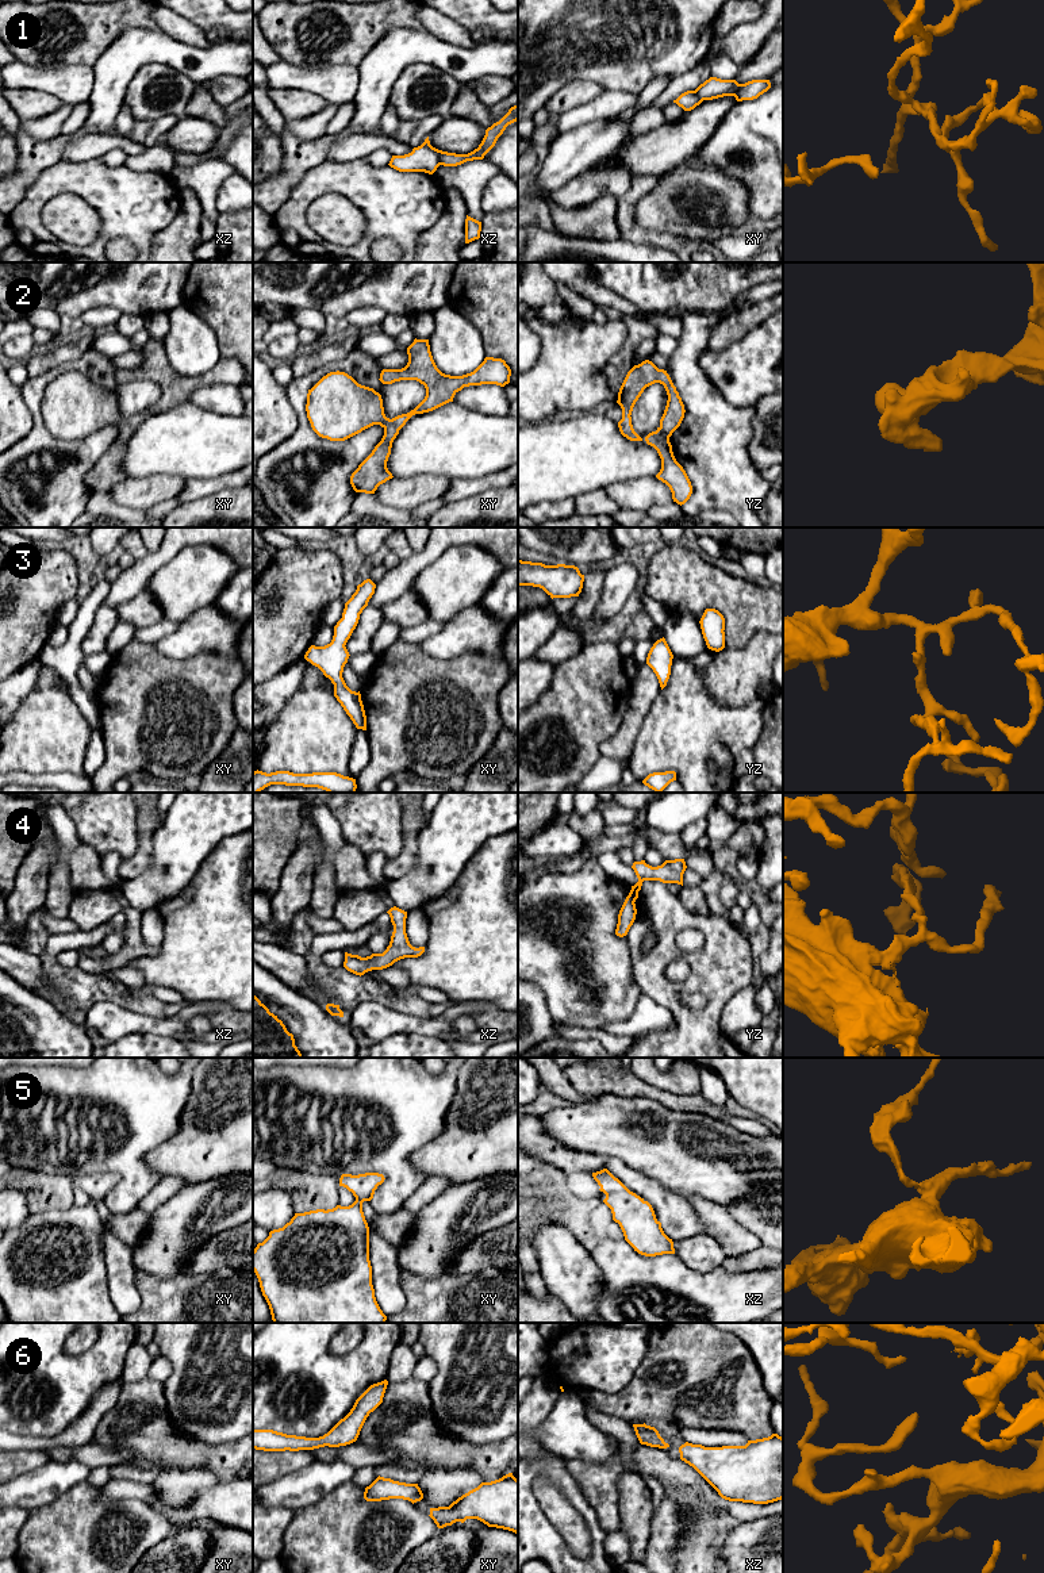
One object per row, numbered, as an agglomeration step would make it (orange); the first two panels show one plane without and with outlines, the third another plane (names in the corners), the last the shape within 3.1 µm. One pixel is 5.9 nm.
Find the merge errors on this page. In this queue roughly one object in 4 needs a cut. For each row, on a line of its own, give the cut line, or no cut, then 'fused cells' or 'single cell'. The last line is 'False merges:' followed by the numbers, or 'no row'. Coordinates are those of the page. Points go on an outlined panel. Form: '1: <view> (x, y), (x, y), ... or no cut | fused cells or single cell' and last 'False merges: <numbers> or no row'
1: xz (423, 142), (436, 152), (440, 164) | fused cells
2: no cut | single cell
3: no cut | single cell
4: no cut | single cell
5: no cut | single cell
6: no cut | single cell
False merges: 1

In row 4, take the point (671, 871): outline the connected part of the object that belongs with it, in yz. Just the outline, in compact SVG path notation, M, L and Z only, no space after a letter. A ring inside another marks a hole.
M684 859L665 860L661 866L652 867L645 860L634 862L632 868L634 870L638 882L632 886L629 895L626 897L619 914L615 935L623 937L627 935L637 914L636 899L641 890L644 881L660 881L663 883L678 883L683 886L683 874L687 868Z

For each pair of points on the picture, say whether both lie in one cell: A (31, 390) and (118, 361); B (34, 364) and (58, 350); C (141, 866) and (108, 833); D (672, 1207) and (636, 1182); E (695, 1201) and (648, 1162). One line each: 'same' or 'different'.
A: different
B: same
C: different
D: same
E: different

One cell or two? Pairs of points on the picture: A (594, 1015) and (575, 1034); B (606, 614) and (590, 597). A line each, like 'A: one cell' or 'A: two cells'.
A: two cells
B: two cells

